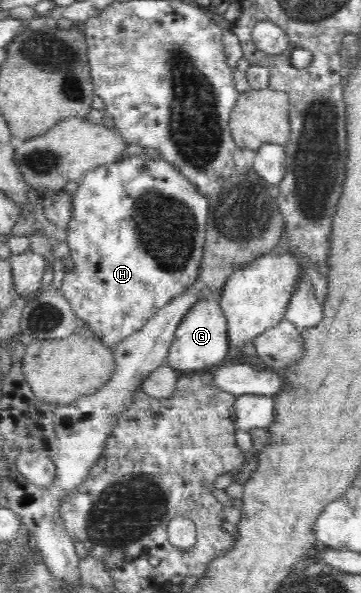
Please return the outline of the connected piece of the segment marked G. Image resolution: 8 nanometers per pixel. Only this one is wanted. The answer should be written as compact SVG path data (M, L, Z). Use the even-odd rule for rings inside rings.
M209 297L196 303L176 328L166 364L176 370L209 370L220 365L230 350L227 328L227 320L218 301Z

